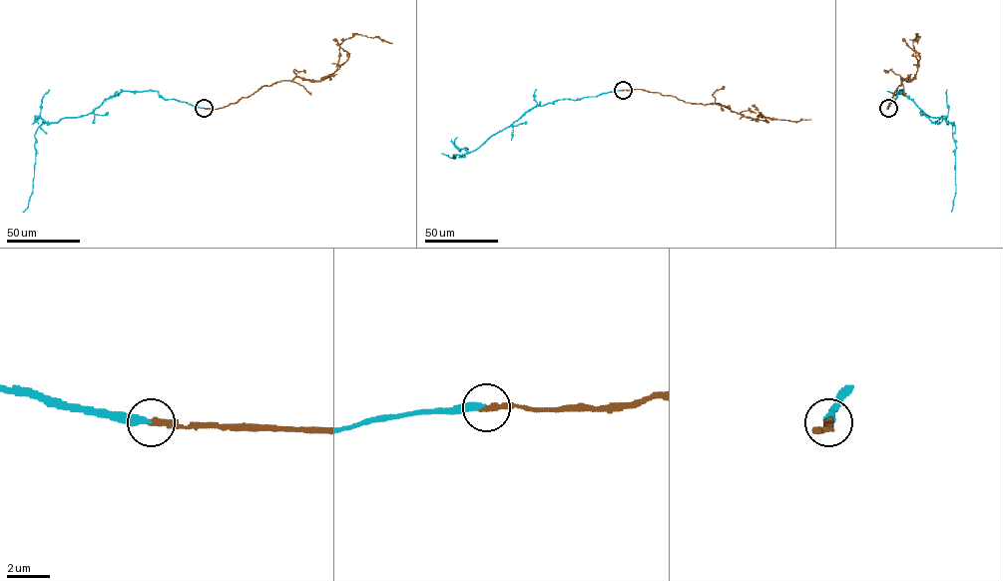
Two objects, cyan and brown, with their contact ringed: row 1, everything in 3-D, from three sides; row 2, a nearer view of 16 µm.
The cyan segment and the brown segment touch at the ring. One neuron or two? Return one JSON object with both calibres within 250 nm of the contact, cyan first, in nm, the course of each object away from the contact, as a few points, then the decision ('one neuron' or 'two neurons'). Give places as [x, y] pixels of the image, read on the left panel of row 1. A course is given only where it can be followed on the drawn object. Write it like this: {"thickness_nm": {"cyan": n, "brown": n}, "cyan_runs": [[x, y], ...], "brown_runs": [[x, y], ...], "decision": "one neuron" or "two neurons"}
{"thickness_nm": {"cyan": 360, "brown": 300}, "cyan_runs": [[204, 108], [164, 99], [156, 90], [125, 91], [91, 113], [43, 123], [34, 135], [32, 193], [23, 212]], "brown_runs": [[204, 108], [224, 108], [263, 86], [295, 77], [324, 80], [337, 69], [339, 44], [356, 34], [392, 43]], "decision": "two neurons"}

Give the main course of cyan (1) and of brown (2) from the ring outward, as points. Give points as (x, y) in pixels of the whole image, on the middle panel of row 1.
1: (623, 90), (537, 106), (475, 150), (453, 155), (453, 158), (441, 154)
2: (623, 90), (642, 89), (695, 104), (719, 103), (755, 120), (758, 115), (793, 121), (811, 120)

